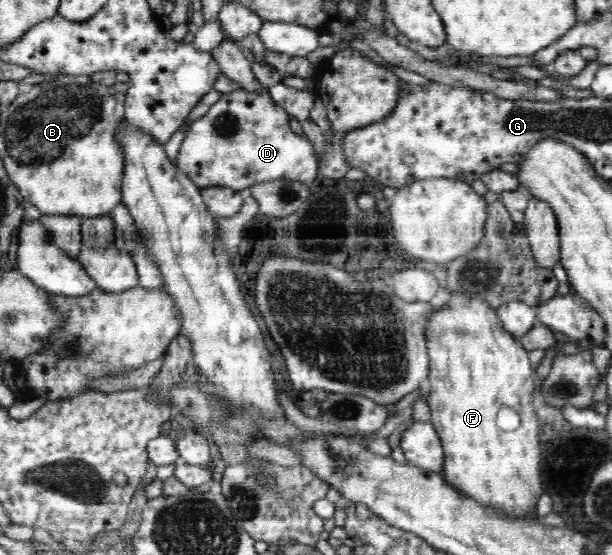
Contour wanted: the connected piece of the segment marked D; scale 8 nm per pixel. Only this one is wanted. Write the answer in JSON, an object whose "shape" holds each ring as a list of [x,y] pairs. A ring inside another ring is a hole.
{"shape":[[[239,89],[233,93],[221,94],[209,111],[188,127],[177,155],[176,166],[191,178],[199,190],[227,187],[240,192],[276,179],[289,179],[300,183],[313,181],[319,174],[317,154],[307,138],[291,131],[290,118],[288,113],[273,101],[269,89],[260,92]]]}

